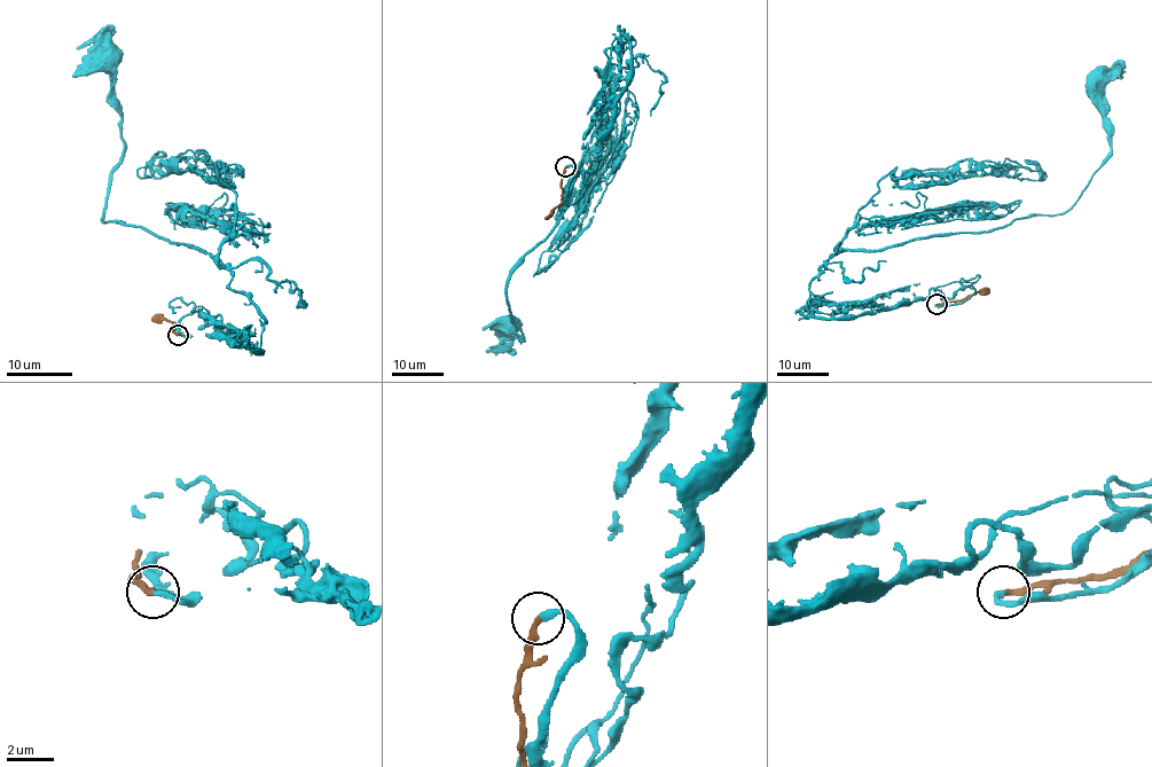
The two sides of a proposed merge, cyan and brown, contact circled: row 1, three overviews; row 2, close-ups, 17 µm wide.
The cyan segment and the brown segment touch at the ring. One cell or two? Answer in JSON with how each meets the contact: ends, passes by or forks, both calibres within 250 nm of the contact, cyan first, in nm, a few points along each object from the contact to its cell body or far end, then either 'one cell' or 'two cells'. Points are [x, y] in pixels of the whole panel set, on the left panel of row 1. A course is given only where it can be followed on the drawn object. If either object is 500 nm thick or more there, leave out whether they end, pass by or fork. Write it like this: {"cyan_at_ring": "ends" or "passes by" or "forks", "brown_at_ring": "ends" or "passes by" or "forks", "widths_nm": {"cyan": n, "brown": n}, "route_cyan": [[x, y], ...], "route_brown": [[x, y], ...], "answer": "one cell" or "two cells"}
{"cyan_at_ring": "ends", "brown_at_ring": "ends", "widths_nm": {"cyan": 280, "brown": 280}, "route_cyan": [[178, 334], [218, 314], [256, 353], [263, 312], [206, 251], [106, 221], [122, 139], [109, 55]], "route_brown": [[178, 334], [172, 330], [173, 325], [151, 318]], "answer": "one cell"}

